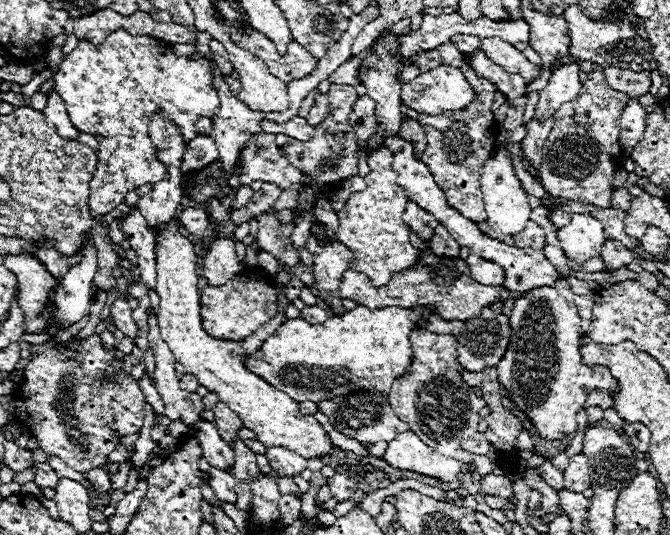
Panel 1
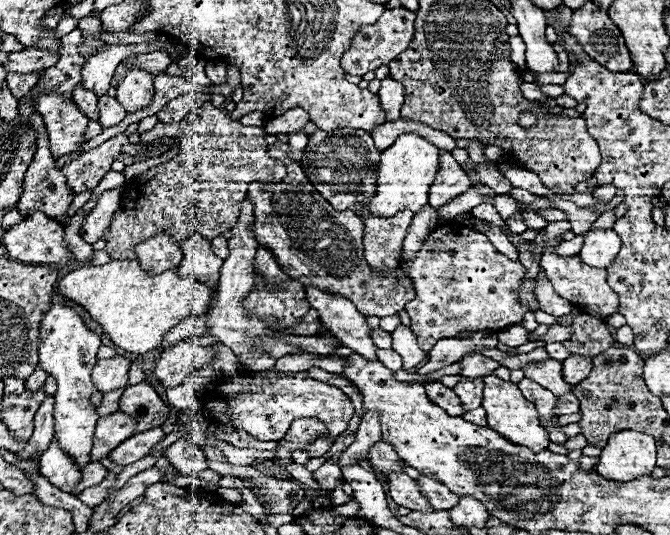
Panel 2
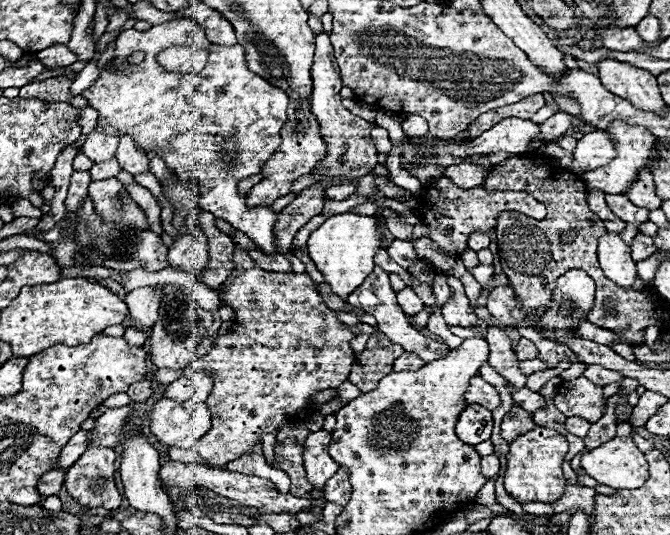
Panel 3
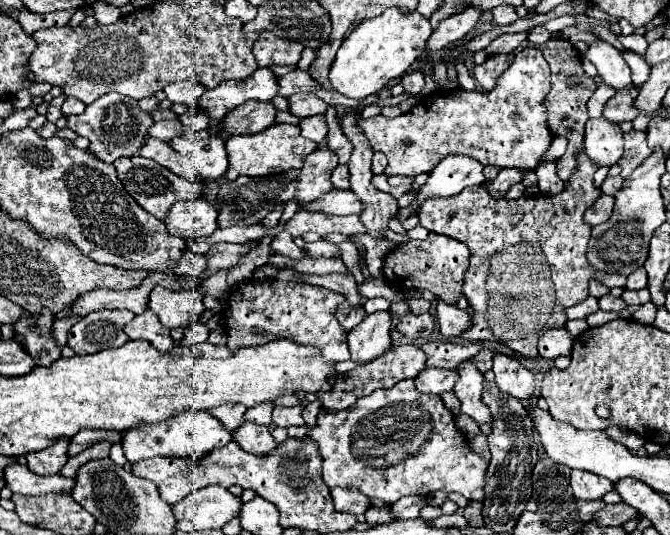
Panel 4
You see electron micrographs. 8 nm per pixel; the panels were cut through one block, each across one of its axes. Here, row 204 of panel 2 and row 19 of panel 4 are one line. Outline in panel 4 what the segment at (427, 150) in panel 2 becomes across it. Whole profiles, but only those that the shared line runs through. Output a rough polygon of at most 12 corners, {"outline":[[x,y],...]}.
{"outline":[[398,8],[342,42],[328,80],[352,100],[426,50],[430,22]]}

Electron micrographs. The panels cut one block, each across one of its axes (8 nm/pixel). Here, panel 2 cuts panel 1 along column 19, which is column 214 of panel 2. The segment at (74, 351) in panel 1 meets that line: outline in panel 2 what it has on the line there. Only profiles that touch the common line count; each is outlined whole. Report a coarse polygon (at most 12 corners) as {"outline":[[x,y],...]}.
{"outline":[[244,370],[208,394],[214,422],[278,440],[298,418],[330,438],[354,416],[352,400],[306,372]]}

